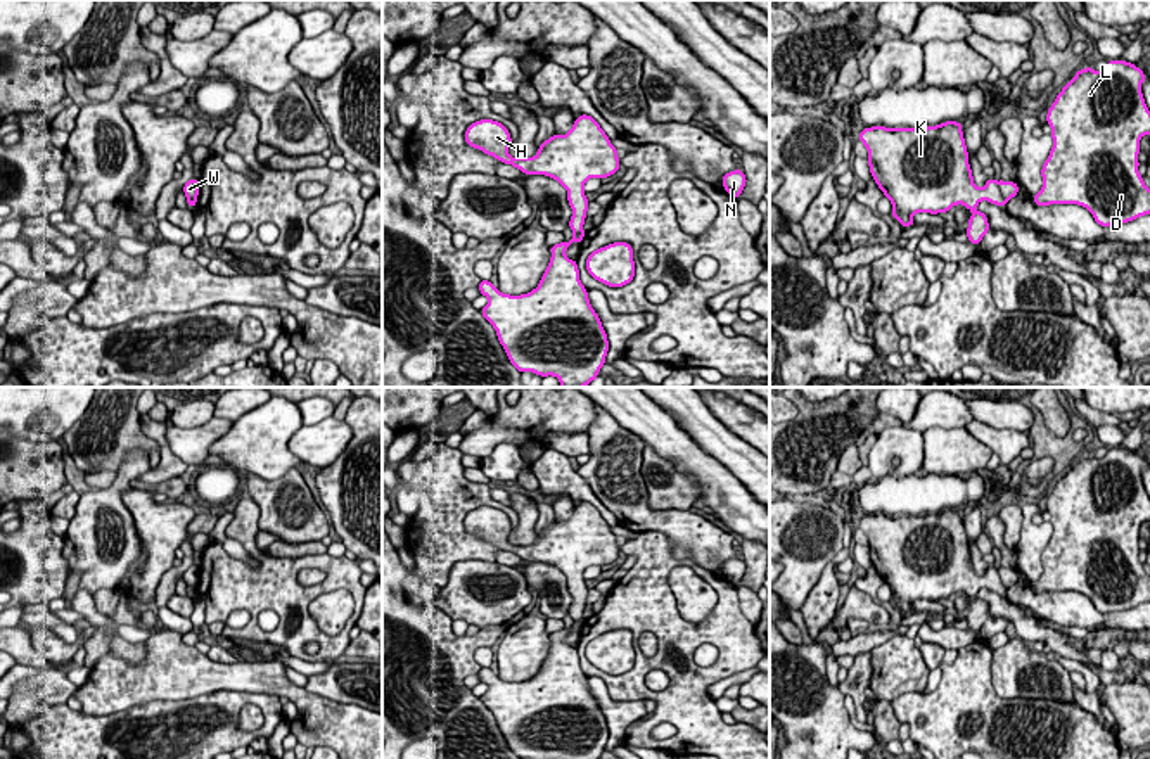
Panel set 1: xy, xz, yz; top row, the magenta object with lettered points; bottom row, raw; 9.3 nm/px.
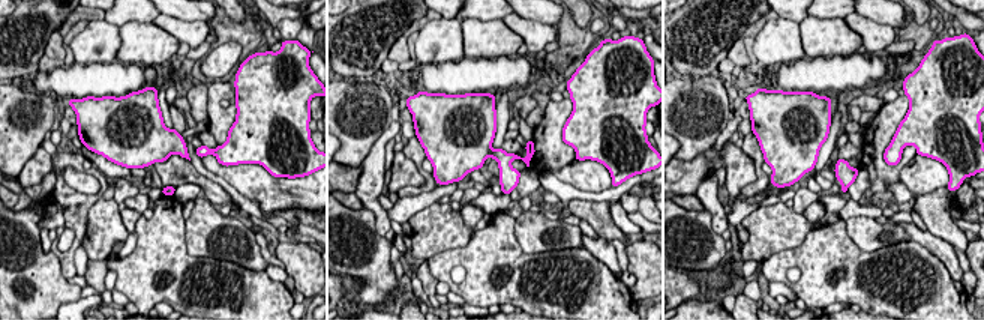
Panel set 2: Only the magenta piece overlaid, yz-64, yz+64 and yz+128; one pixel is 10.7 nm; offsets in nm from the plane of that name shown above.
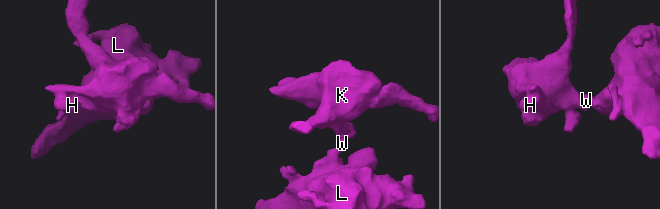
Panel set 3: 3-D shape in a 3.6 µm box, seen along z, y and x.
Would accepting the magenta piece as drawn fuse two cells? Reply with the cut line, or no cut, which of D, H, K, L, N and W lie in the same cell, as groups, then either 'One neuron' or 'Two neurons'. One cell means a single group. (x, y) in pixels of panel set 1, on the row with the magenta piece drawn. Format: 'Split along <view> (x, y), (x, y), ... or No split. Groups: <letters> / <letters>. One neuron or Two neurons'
Split along yz (996, 182), (1007, 201). Groups: D L W / H K N. Two neurons

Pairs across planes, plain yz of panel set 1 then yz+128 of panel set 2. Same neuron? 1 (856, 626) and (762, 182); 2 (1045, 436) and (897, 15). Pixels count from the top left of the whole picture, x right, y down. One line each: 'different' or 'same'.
1: same
2: different

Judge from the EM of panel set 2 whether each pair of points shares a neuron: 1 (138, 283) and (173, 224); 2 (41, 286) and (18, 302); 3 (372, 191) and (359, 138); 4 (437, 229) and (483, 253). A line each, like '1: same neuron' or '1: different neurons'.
1: same neuron
2: same neuron
3: different neurons
4: different neurons

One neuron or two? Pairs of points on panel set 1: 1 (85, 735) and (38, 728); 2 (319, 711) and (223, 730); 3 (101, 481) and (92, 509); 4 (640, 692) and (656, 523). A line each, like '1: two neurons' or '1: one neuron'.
1: one neuron
2: two neurons
3: two neurons
4: two neurons

